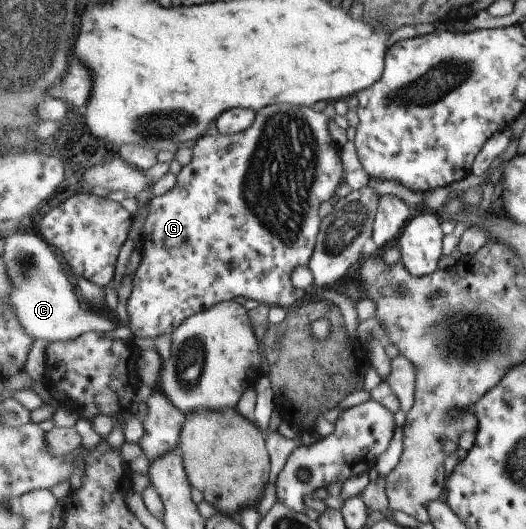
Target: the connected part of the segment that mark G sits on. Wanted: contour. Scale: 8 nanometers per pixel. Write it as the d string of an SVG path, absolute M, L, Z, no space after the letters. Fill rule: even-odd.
M275 104L261 112L257 112L255 126L251 126L246 132L238 134L225 134L218 131L214 135L201 137L193 146L190 163L182 168L176 178L175 185L165 194L155 196L150 200L148 215L142 230L142 242L140 251L142 261L133 276L132 291L126 300L126 310L129 316L129 326L135 336L141 338L159 338L163 334L172 334L187 321L187 318L195 314L213 309L223 300L233 300L237 296L245 299L253 299L270 307L293 306L304 296L303 290L297 290L293 286L293 272L297 266L308 266L311 258L314 258L315 246L318 235L321 233L322 219L319 218L319 208L323 202L336 200L335 192L345 180L345 170L341 162L342 148L331 138L329 128L329 116L325 112L315 112L307 106L287 106L287 104Z

